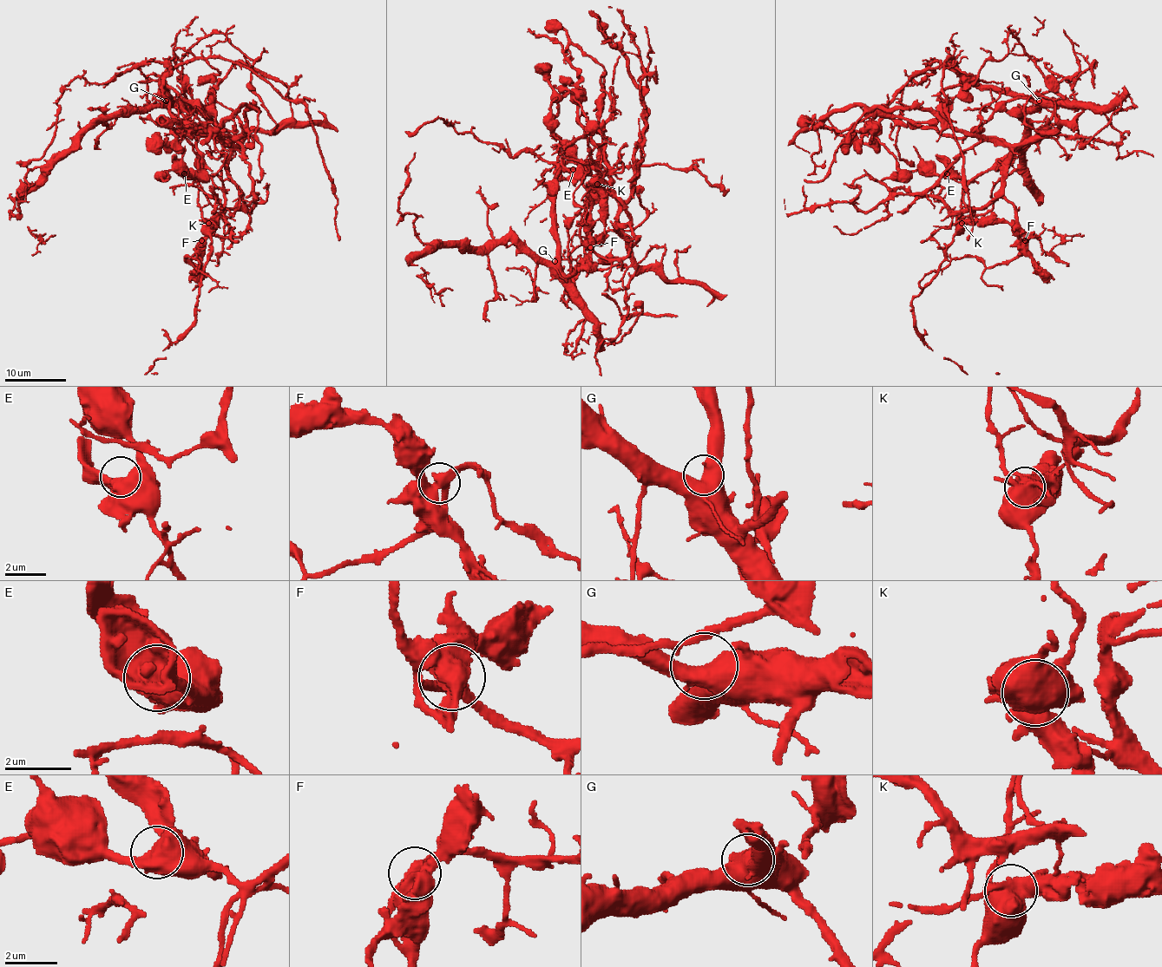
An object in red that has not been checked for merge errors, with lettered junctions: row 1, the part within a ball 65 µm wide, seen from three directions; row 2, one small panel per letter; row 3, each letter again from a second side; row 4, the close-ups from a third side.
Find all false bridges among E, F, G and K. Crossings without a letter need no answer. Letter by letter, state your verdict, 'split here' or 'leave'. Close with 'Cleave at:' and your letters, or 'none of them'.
E: leave
F: split here
G: leave
K: split here
Cleave at: F, K

